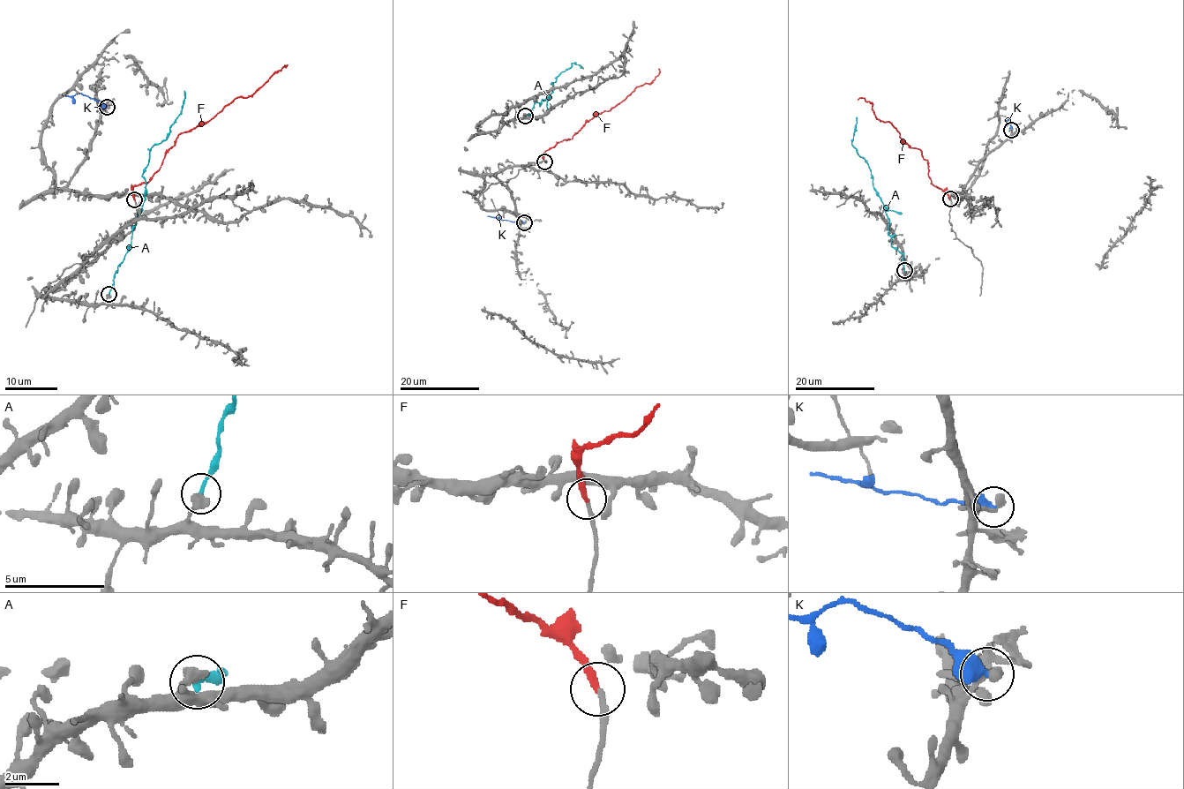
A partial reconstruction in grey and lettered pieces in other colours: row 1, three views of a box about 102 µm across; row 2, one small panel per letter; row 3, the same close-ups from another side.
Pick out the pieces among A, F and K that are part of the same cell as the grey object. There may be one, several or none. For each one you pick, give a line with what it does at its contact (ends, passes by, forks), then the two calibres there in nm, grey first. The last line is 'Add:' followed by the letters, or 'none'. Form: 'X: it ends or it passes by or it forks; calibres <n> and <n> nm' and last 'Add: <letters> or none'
F: it ends; calibres 200 and 280 nm
Add: F

